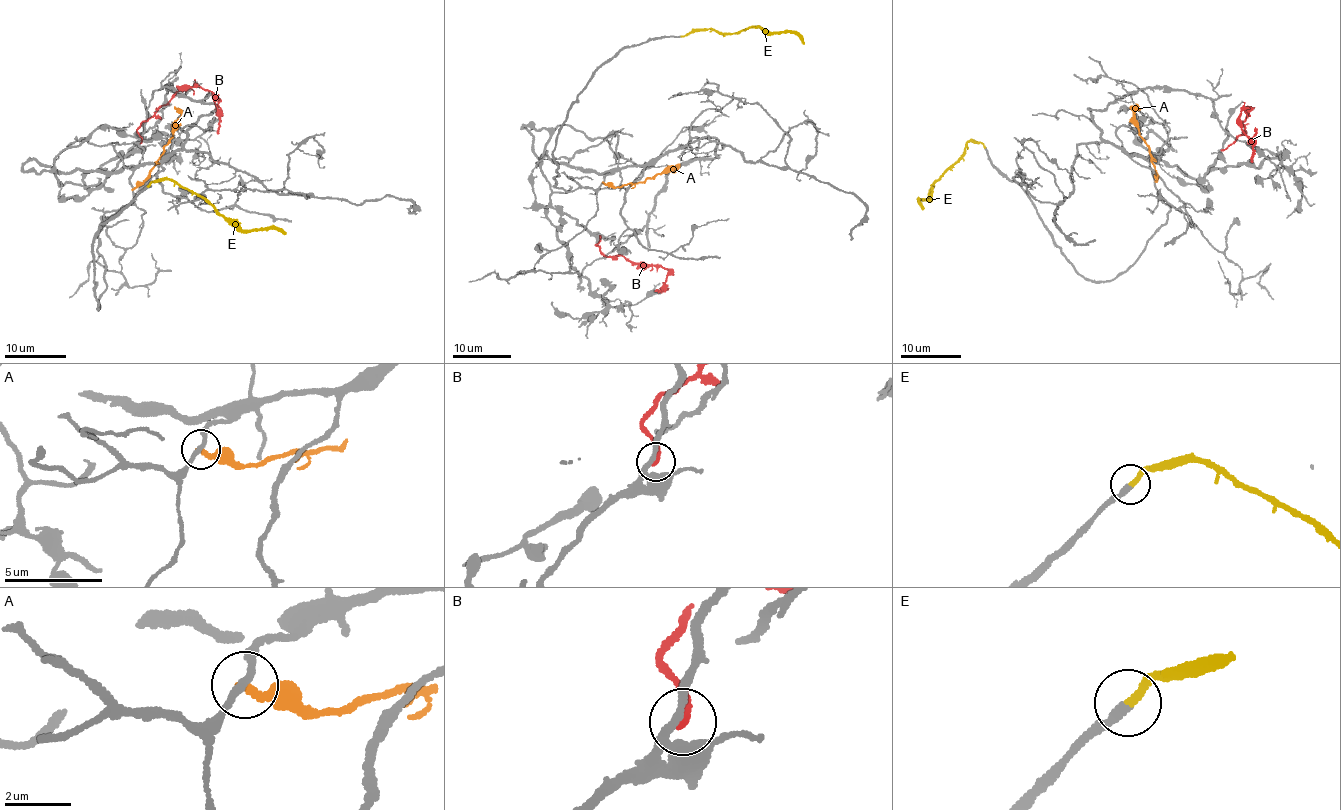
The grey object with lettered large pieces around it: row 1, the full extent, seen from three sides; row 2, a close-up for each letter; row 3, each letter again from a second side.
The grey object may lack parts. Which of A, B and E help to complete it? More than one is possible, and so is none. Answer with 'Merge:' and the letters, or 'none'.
Merge: E

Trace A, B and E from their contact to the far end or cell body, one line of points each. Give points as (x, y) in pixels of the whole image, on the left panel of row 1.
A: (133, 188), (146, 179), (173, 135), (174, 123), (180, 116), (174, 106)
B: (140, 142), (137, 130), (141, 123), (176, 93), (193, 87), (203, 87), (212, 93), (219, 116), (217, 133)
E: (147, 187), (157, 181), (174, 180), (203, 195), (242, 229), (274, 229), (286, 233)

